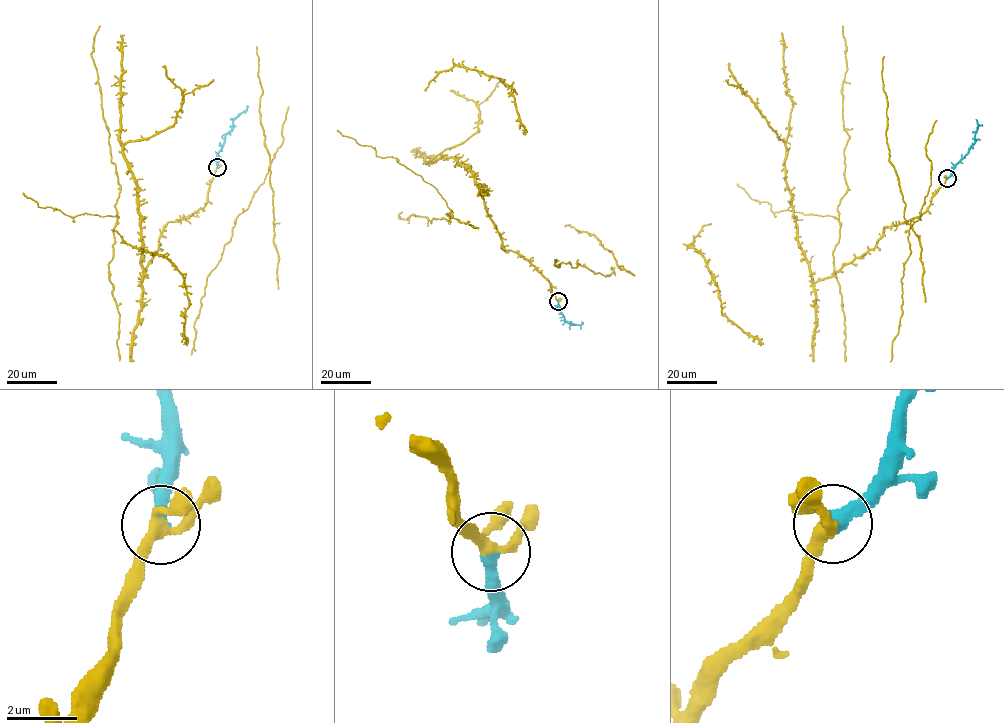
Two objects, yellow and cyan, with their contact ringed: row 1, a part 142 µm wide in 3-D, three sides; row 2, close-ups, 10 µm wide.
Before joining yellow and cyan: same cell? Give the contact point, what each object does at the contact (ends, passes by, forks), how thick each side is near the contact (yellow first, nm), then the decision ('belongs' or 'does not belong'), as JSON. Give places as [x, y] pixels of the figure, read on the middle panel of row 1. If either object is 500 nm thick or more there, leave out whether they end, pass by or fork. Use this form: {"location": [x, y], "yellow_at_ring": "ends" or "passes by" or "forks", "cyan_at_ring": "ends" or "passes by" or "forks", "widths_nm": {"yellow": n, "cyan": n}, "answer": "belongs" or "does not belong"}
{"location": [558, 301], "yellow_at_ring": "passes by", "cyan_at_ring": "ends", "widths_nm": {"yellow": 320, "cyan": 440}, "answer": "belongs"}

